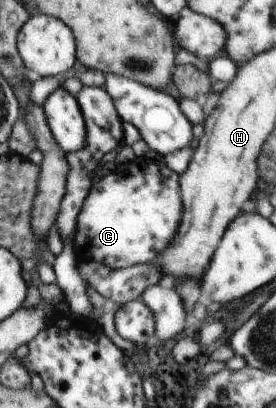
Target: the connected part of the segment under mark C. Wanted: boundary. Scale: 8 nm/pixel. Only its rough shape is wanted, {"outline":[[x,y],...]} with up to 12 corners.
{"outline":[[136,157],[92,183],[79,260],[156,260],[182,214],[179,174]]}

